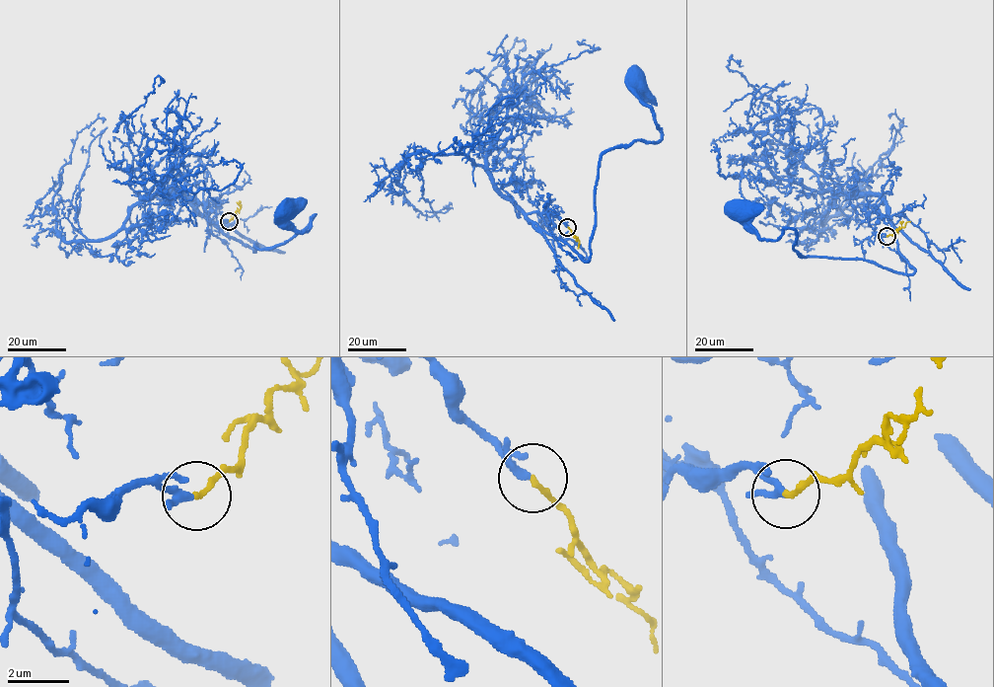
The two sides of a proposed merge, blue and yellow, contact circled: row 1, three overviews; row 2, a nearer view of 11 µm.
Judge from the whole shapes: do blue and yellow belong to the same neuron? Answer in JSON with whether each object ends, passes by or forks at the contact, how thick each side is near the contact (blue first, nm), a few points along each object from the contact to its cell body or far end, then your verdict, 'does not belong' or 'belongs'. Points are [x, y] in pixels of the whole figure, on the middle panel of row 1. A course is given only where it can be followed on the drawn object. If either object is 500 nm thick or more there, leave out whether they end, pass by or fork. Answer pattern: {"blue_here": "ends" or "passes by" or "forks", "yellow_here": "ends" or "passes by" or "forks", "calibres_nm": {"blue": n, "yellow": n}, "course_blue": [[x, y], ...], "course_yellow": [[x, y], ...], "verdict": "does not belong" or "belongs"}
{"blue_here": "passes by", "yellow_here": "ends", "calibres_nm": {"blue": 200, "yellow": 190}, "course_blue": [[567, 227], [556, 214], [527, 215], [587, 262], [600, 158], [637, 141], [660, 139], [654, 113], [639, 86]], "course_yellow": [[568, 227], [579, 241], [578, 248]], "verdict": "belongs"}

